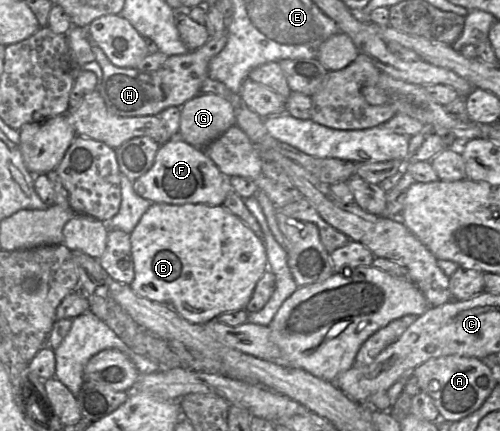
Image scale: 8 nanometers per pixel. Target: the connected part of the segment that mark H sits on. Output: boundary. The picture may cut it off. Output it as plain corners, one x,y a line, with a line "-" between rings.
227,30
216,33
202,47
183,55
168,57
155,71
140,72
135,68
120,68
113,65
104,52
90,40
95,61
103,72
102,80
96,90
103,98
108,111
120,117
159,115
168,107
182,107
187,101
200,94
203,81
209,78
210,60
222,51
227,41

